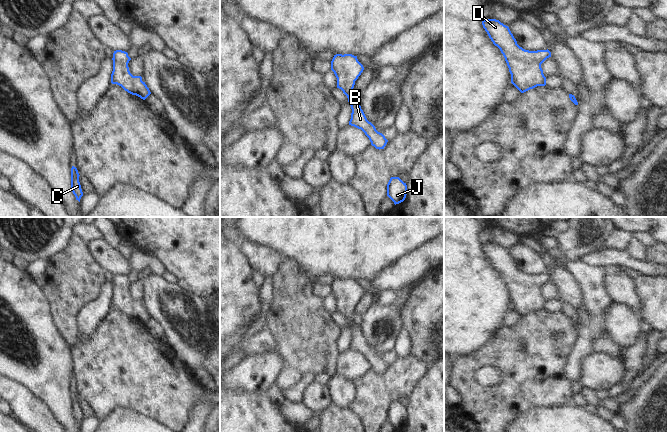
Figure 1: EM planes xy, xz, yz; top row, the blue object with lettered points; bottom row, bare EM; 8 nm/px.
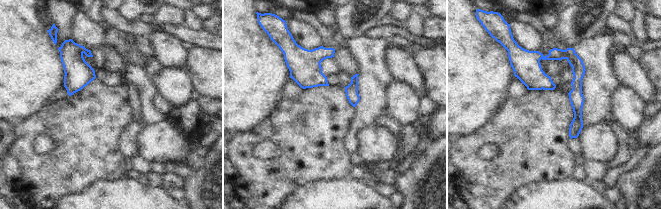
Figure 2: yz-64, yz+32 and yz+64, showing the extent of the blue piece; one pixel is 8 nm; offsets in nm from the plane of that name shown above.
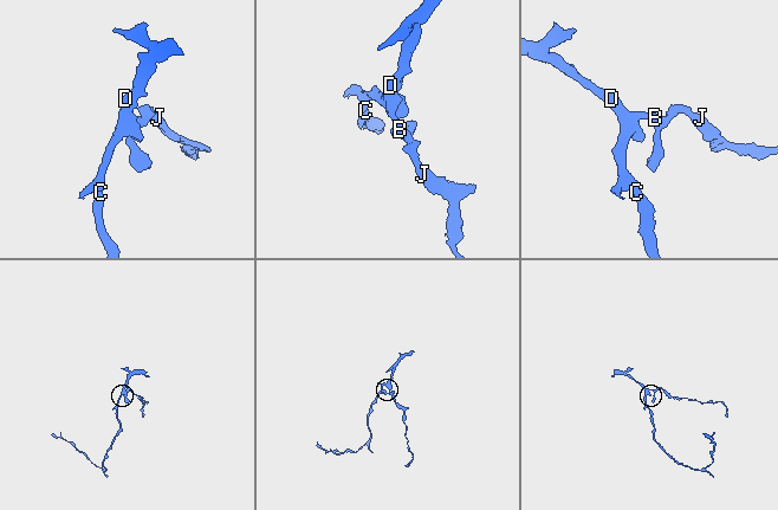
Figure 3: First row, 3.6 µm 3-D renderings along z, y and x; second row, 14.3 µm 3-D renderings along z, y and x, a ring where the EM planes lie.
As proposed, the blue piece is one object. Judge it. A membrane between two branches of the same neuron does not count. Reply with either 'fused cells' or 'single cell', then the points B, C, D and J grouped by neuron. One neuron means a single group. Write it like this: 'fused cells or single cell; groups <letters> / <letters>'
single cell; groups B C D J

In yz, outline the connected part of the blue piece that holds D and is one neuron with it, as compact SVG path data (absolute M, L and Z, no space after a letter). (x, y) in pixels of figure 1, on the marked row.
M486 19L482 21L482 25L493 44L503 54L511 74L511 83L521 93L546 85L541 64L551 57L548 49L537 51L523 49L517 44L509 27L499 20Z

